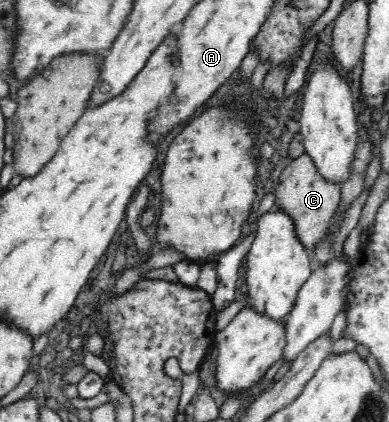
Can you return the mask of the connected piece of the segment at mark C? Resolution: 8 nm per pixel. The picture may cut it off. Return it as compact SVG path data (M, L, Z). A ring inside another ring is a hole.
M305 152L300 158L292 159L283 169L273 192L275 208L288 213L288 217L295 224L295 234L306 252L315 252L317 244L327 237L333 226L334 214L341 204L341 186L320 177L317 166L313 166L313 161Z

